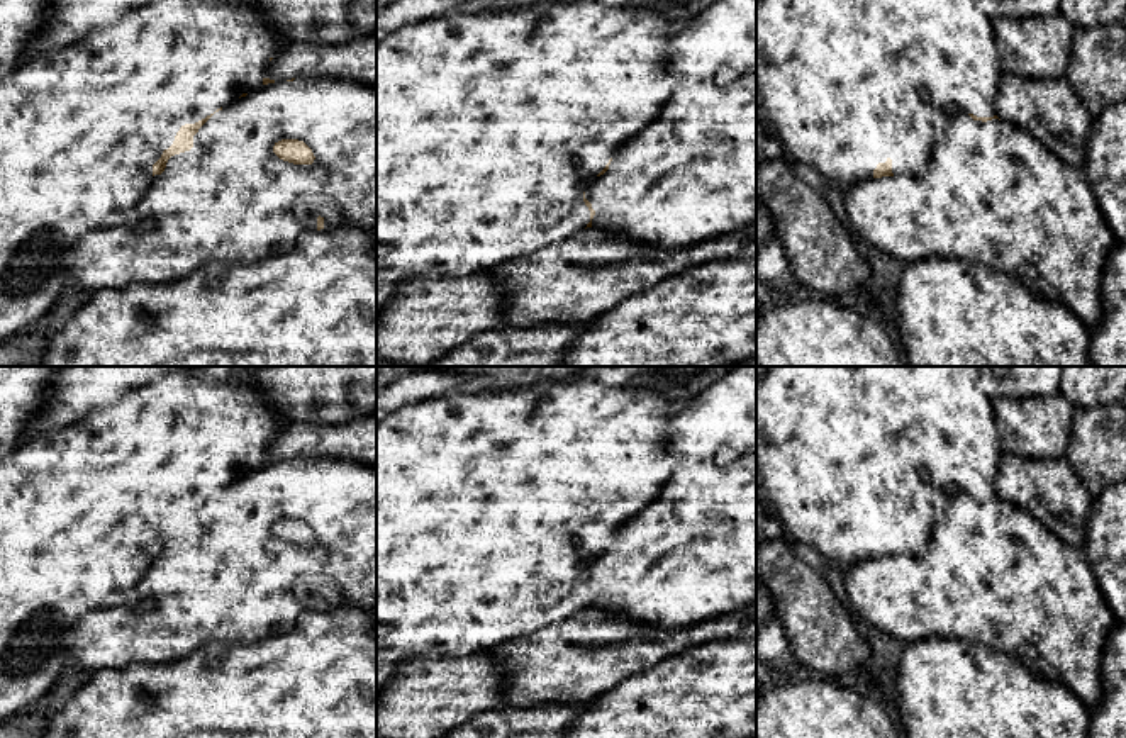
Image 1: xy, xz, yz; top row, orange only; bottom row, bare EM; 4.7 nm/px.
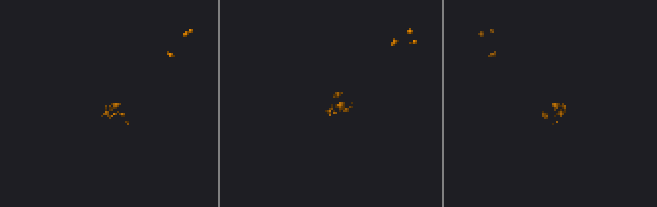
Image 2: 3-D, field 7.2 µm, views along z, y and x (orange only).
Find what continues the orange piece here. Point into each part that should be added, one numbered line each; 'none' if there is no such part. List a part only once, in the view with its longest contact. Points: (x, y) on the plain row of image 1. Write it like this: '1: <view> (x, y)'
1: xy (228, 579)

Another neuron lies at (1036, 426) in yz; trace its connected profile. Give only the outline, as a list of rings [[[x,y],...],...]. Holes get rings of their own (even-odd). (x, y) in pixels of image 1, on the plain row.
[[[1062,392],[992,404],[1002,451],[1041,460],[1067,455],[1075,405]]]

